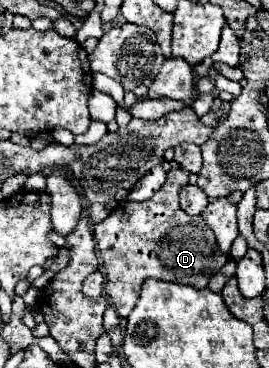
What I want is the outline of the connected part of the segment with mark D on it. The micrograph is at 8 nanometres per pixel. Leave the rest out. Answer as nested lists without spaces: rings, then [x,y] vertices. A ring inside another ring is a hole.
[[[178,197],[162,199],[154,213],[152,199],[142,203],[118,203],[104,221],[94,225],[94,239],[106,269],[106,295],[120,317],[128,317],[134,309],[144,279],[156,277],[204,289],[212,273],[228,261],[228,255],[220,253],[220,249],[218,255],[214,255],[216,239],[212,229],[206,227],[202,217],[186,215],[178,205]],[[152,249],[160,255],[152,255]]]

